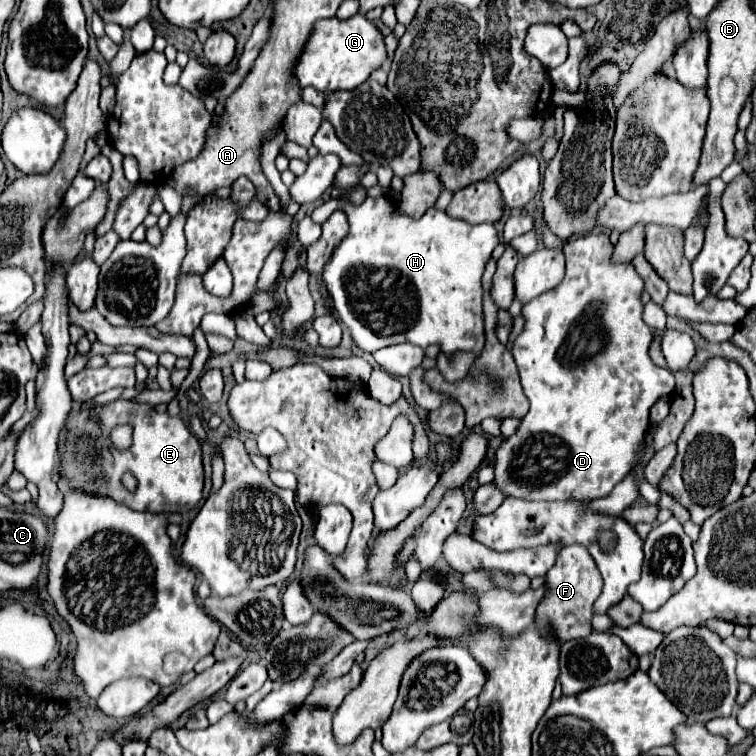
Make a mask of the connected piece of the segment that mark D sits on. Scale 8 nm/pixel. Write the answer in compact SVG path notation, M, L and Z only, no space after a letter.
M583 235L577 239L571 239L563 247L565 255L565 265L567 273L565 279L553 287L551 291L535 297L523 307L523 317L525 317L525 327L517 335L513 343L513 357L519 367L523 391L531 403L529 413L523 417L519 429L515 435L505 439L501 447L497 449L497 461L495 461L495 483L507 497L521 497L521 499L599 499L607 497L613 487L633 469L633 465L643 457L645 453L645 435L649 427L649 407L661 397L673 391L675 379L673 373L665 367L657 367L653 359L649 357L649 347L655 337L655 329L651 329L643 321L643 303L641 303L641 293L645 289L645 283L633 269L633 265L613 265L613 245L609 241L609 235Z

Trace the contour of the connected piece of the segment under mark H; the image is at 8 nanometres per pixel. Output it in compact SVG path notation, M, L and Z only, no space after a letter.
M367 197L363 203L351 203L347 199L331 199L315 209L317 217L321 211L341 209L349 219L349 233L333 249L331 259L323 267L323 283L333 297L335 313L343 325L351 331L355 345L367 353L395 343L413 343L419 347L439 345L441 351L475 351L477 355L485 345L483 331L483 287L481 275L491 251L499 243L497 231L491 223L469 225L459 219L451 219L445 211L431 207L423 217L413 219L397 211L395 201L381 197Z

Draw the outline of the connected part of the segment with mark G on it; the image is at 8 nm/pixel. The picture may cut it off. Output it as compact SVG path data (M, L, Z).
M355 15L347 21L341 19L321 19L313 25L313 31L295 61L293 77L301 89L313 85L315 89L323 91L325 95L339 91L339 89L355 89L359 87L373 69L377 69L385 61L385 45L383 37L377 27L367 21L363 15Z

